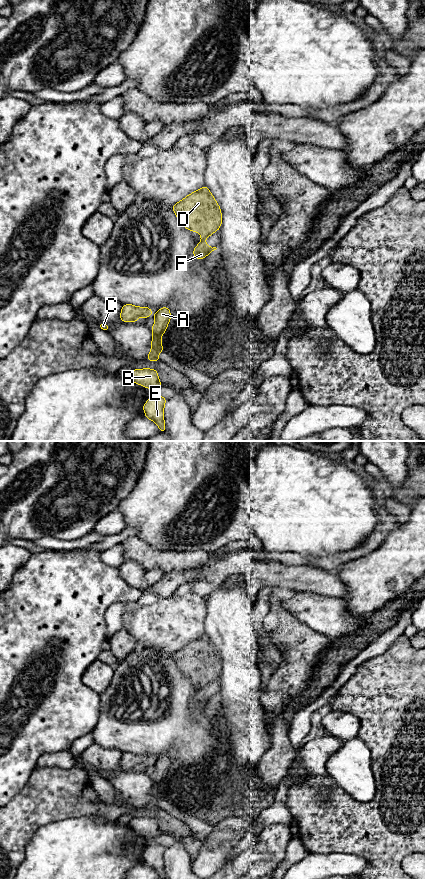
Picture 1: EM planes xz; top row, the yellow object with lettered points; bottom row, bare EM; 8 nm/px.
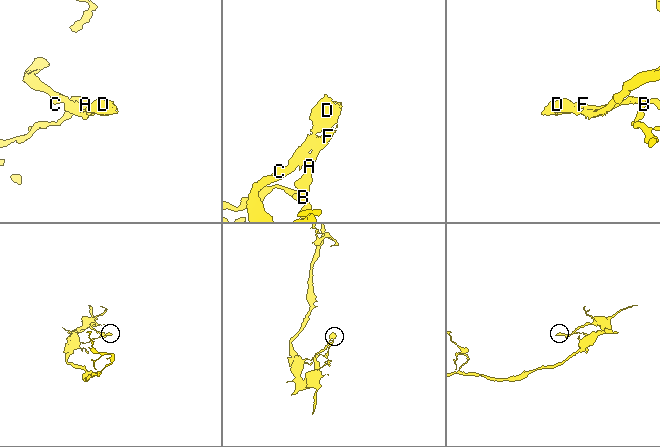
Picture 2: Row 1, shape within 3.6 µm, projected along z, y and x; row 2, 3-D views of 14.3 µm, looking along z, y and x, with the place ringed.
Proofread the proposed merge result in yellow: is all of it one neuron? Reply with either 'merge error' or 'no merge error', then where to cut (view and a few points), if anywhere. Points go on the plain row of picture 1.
merge error; cut xz (202, 686), (205, 687)

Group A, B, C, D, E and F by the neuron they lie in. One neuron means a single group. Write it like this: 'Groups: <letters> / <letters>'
Groups: A B E F / C D

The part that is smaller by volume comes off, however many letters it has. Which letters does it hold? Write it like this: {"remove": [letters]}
{"remove": ["C", "D"]}

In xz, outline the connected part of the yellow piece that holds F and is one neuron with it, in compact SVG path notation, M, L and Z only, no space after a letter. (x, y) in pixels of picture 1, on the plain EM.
M202 687L199 692L194 696L193 698L193 703L196 707L204 707L206 706L206 704L216 698L217 696L216 695L210 695L208 694L206 691L205 691L205 688L206 687Z

